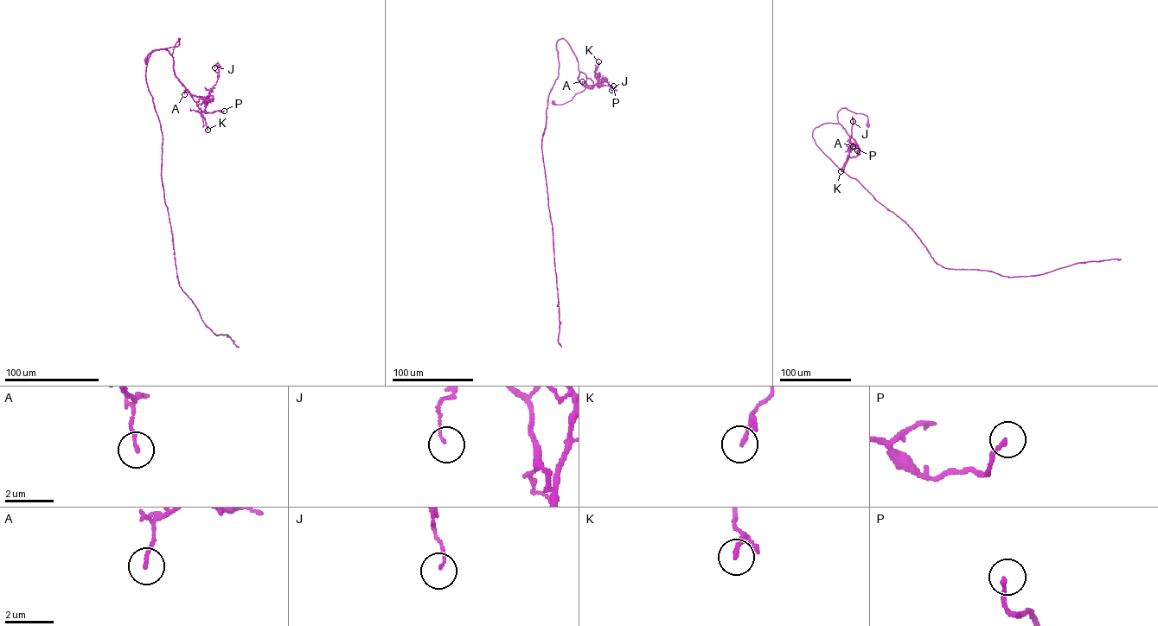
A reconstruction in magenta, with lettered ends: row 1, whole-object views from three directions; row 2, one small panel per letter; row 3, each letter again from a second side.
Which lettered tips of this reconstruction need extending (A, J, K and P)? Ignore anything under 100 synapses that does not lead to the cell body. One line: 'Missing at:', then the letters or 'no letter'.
Missing at: no letter

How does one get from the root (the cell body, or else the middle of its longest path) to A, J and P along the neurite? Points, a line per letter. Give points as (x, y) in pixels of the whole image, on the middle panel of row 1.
A: (553, 102), (564, 104), (585, 89), (586, 75), (579, 72), (577, 79), (584, 86), (586, 83), (582, 81)
J: (553, 102), (564, 104), (585, 89), (586, 75), (579, 72), (577, 79), (585, 86), (606, 80), (611, 90)
P: (553, 102), (564, 104), (585, 89), (586, 75), (579, 72), (577, 79), (585, 86), (613, 86)

